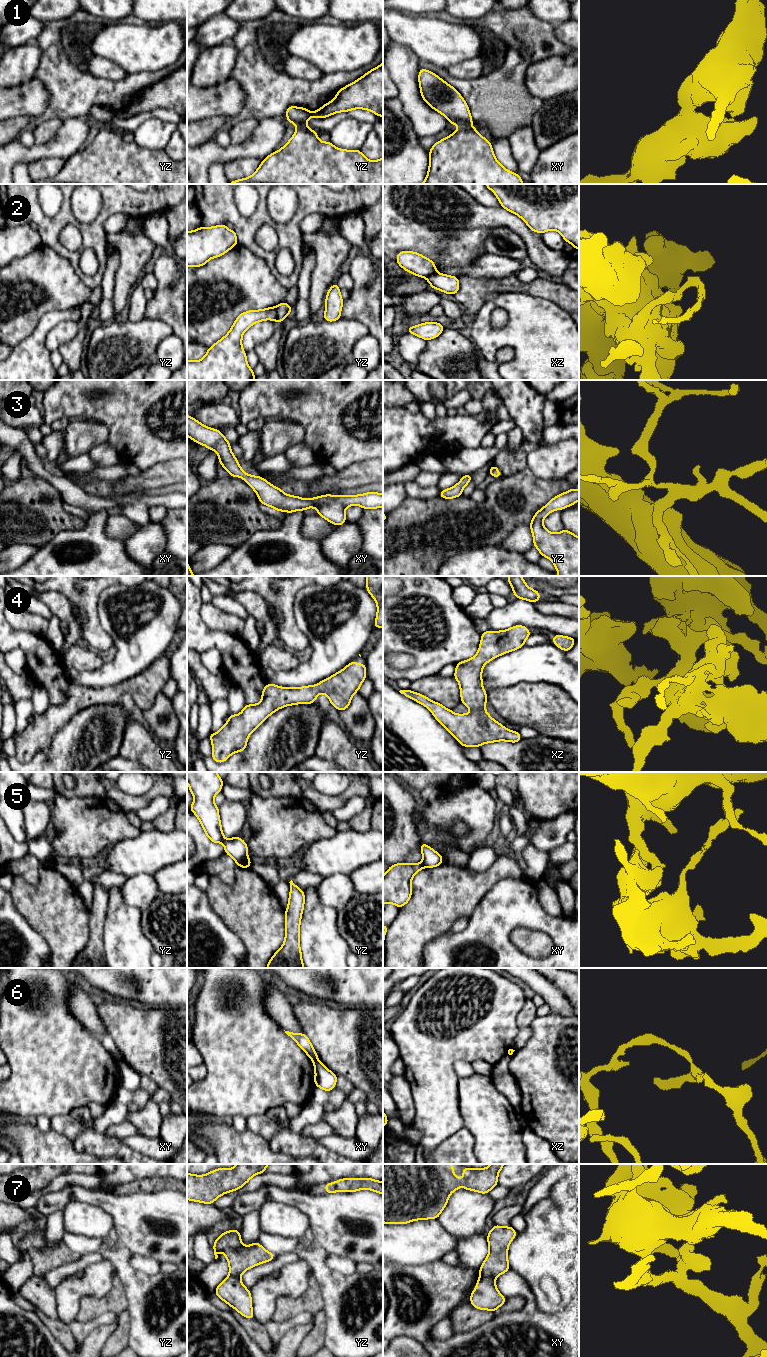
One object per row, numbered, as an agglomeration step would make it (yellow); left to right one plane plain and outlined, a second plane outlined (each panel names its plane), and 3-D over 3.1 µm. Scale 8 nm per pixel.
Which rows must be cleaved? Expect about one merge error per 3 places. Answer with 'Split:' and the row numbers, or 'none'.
Split: 1, 2, 5, 6

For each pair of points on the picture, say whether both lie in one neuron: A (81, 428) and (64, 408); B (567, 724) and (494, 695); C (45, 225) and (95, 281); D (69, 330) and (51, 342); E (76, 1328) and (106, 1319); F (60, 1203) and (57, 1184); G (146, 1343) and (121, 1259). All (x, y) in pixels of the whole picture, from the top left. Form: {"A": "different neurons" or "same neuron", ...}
{"A": "different neurons", "B": "same neuron", "C": "same neuron", "D": "same neuron", "E": "same neuron", "F": "different neurons", "G": "same neuron"}

